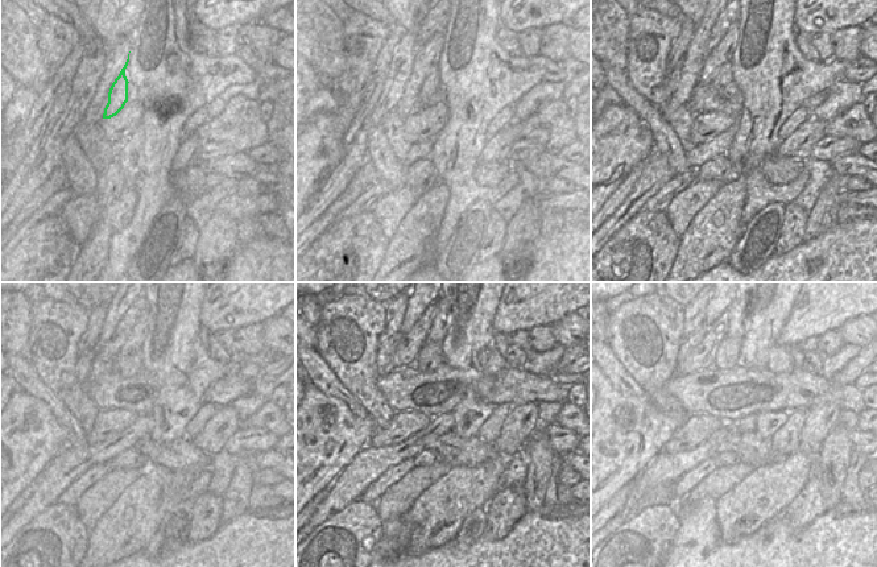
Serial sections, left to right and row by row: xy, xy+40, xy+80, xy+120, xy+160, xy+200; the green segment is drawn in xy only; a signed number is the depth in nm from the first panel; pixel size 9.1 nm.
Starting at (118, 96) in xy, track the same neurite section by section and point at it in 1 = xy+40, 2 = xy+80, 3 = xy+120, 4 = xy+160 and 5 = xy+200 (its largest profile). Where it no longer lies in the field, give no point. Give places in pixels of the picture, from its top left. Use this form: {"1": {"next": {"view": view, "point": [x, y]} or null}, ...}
{"1": {"next": {"view": "xy+40", "point": [429, 54]}}, "2": {"next": {"view": "xy+80", "point": [723, 52]}}, "3": {"next": {"view": "xy+120", "point": [136, 338]}}, "4": {"next": {"view": "xy+160", "point": [441, 323]}}, "5": {"next": {"view": "xy+200", "point": [739, 310]}}}

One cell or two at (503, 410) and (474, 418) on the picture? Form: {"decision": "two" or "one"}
{"decision": "two"}

